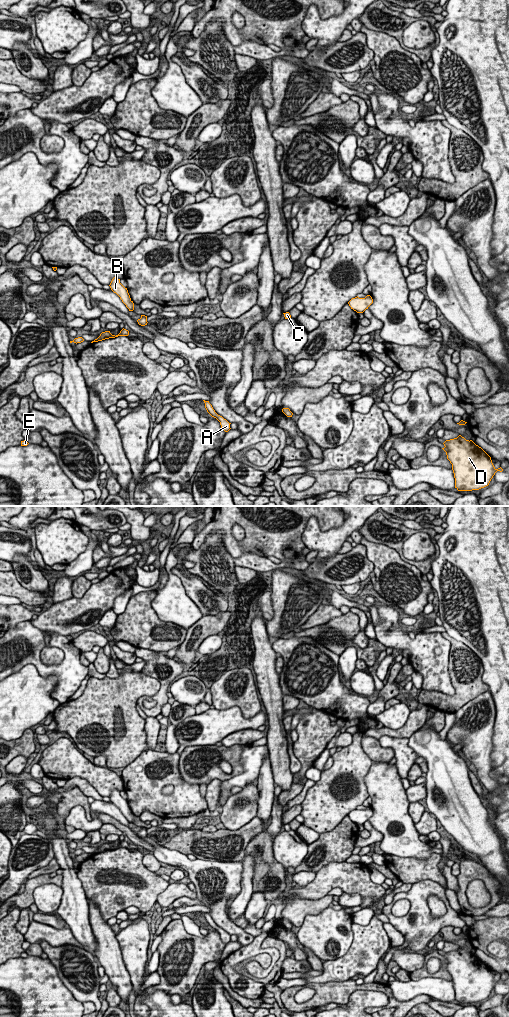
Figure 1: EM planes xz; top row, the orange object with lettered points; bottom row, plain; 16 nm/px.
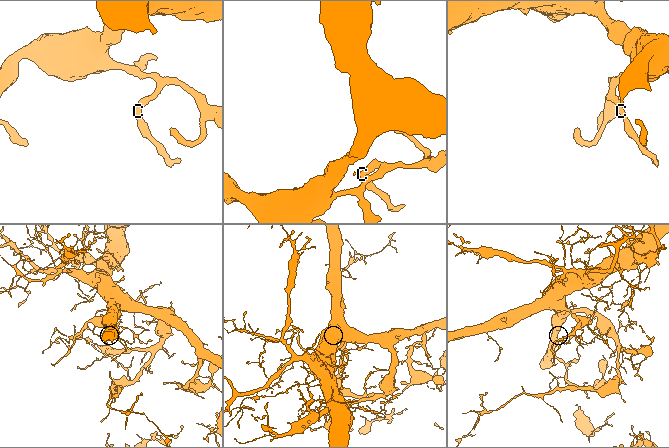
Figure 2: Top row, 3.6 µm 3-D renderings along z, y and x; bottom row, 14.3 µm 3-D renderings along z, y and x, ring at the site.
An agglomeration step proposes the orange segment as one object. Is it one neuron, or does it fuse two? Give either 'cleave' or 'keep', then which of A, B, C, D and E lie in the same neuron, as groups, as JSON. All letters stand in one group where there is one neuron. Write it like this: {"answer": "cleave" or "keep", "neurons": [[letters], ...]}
{"answer": "keep", "neurons": [["A", "B", "C", "D", "E"]]}

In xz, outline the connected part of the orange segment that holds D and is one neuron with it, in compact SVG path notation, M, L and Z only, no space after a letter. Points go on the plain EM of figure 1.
M461 947L446 952L443 956L445 959L442 961L452 976L455 1000L458 1003L484 1000L489 997L497 983L503 983L501 979L494 979L491 969L481 959Z

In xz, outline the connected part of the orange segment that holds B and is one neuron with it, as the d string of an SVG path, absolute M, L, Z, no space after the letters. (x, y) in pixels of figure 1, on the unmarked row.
M114 789L110 795L111 802L116 805L122 814L126 817L129 823L134 822L134 815L130 810L127 800L125 800L121 795L120 791Z

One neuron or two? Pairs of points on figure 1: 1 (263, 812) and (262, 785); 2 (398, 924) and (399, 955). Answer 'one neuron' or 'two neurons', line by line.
1: one neuron
2: two neurons

